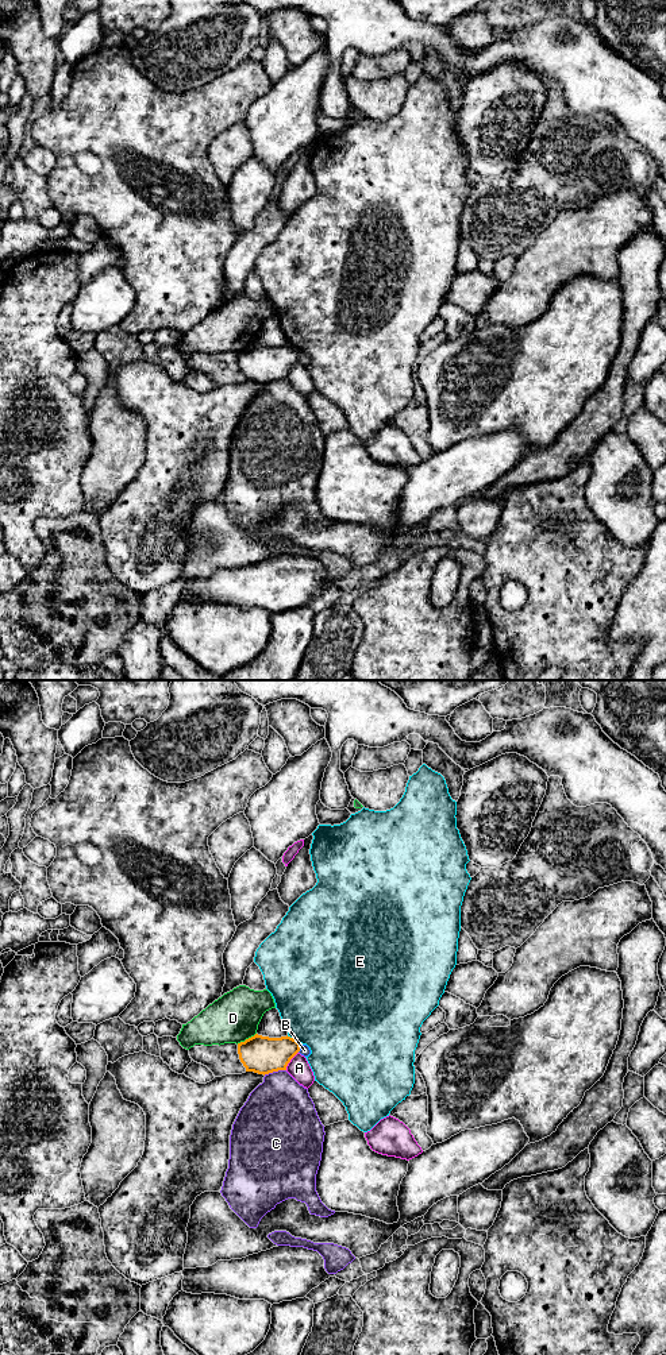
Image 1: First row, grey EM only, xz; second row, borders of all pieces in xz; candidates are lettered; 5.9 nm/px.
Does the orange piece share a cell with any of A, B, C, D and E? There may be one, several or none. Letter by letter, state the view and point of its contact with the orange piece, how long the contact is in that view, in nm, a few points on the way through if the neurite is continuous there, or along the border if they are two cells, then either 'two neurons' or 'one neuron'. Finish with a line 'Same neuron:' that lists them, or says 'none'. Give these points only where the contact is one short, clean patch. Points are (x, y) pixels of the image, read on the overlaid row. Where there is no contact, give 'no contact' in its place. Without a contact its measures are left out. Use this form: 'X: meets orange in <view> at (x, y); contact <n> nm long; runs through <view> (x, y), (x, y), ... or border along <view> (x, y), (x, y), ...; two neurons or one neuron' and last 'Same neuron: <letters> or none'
A: meets orange in xz at (289, 1061); contact 130 nm long; two neurons
B: meets orange in xz at (299, 1047); contact 60 nm long; border along xz (300, 1043), (297, 1052); two neurons
C: meets orange in xz at (274, 1070); contact 140 nm long; two neurons
D: meets orange in xz at (246, 1039); contact 140 nm long; two neurons
E: meets orange in xz at (292, 1038); contact 90 nm long; two neurons
Same neuron: none

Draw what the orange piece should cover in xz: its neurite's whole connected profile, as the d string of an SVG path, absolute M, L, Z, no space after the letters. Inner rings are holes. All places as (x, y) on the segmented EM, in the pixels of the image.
M255 1034L238 1043L239 1059L246 1072L269 1074L286 1070L290 1059L300 1051L300 1043L290 1036L269 1038Z

